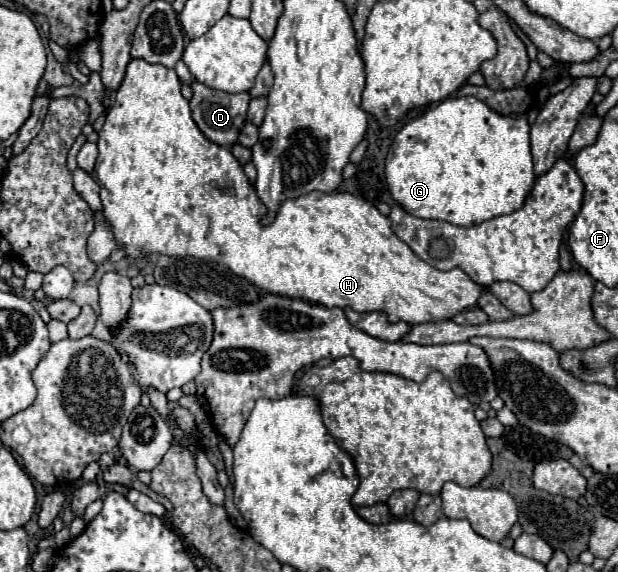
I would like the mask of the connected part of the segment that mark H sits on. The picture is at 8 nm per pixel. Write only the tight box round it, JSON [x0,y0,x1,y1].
[95,59,487,325]

